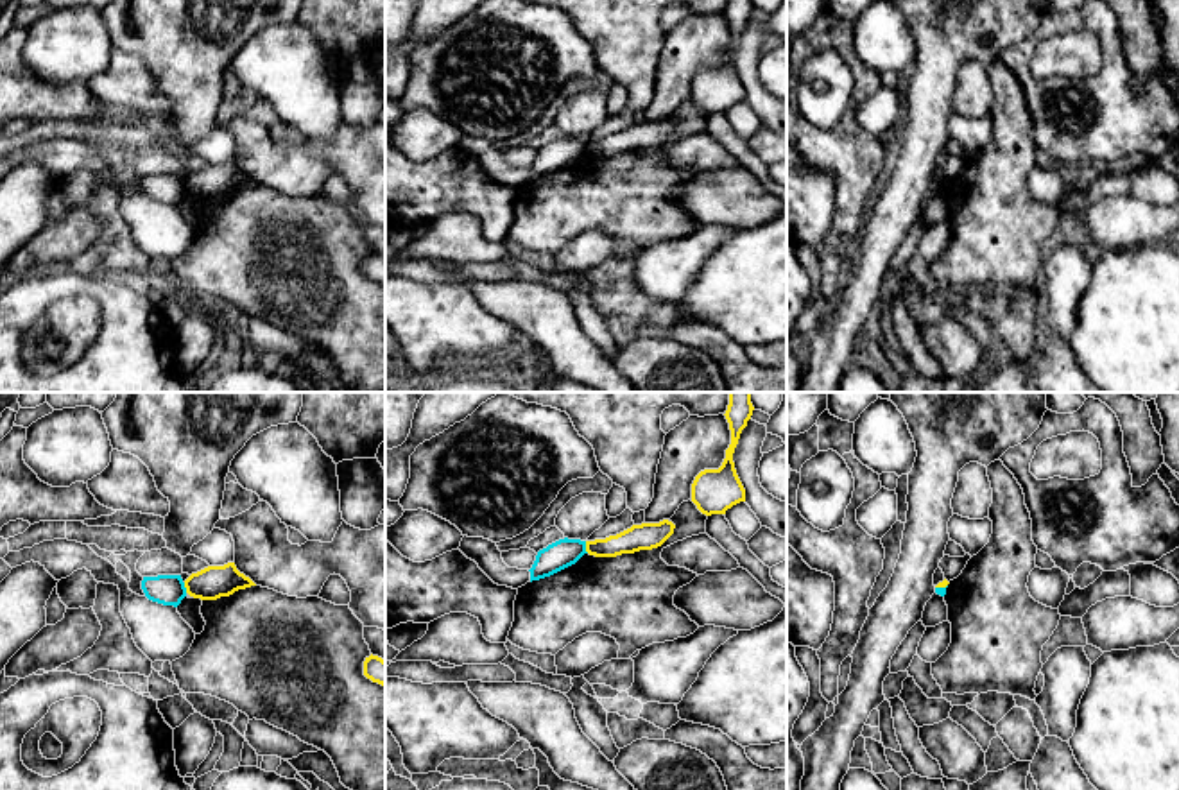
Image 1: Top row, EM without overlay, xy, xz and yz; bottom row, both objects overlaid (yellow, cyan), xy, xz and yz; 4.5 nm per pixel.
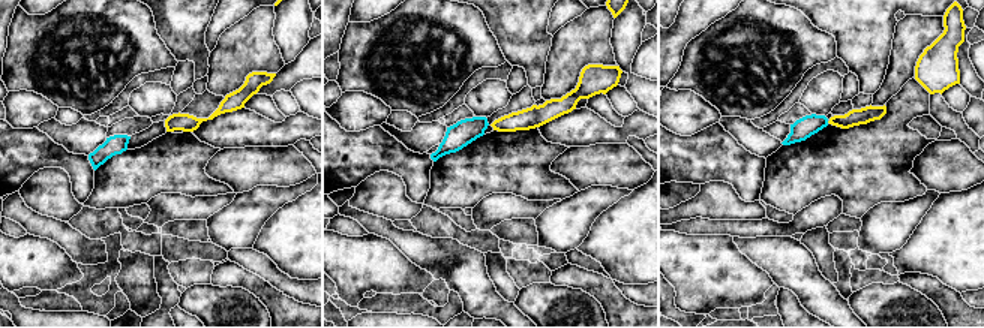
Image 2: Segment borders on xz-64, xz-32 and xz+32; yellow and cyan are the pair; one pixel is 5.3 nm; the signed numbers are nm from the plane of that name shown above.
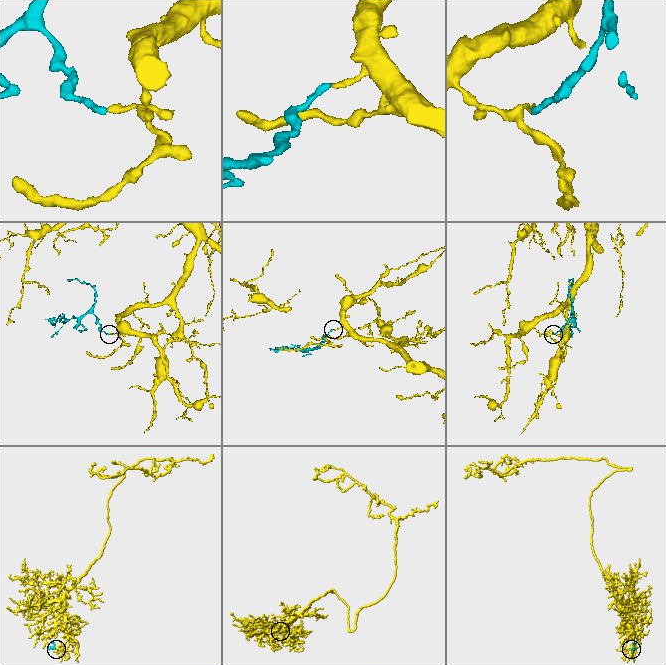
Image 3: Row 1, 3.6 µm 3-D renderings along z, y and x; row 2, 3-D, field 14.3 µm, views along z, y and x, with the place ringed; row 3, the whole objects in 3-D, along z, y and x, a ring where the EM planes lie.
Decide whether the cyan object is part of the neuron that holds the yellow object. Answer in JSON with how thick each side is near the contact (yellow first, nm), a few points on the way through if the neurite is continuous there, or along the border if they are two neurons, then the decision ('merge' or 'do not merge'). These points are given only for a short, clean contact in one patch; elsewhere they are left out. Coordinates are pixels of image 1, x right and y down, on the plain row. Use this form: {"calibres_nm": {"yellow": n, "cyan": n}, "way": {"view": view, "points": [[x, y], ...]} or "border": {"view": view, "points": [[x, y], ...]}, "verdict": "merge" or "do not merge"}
{"calibres_nm": {"yellow": 120, "cyan": 130}, "border": {"view": "xz", "points": [[585, 140], [588, 151]]}, "verdict": "do not merge"}

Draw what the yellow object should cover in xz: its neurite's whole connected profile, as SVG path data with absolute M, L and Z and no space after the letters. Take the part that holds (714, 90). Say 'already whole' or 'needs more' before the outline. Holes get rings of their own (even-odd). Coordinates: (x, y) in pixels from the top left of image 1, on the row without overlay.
already whole; M729 0L724 13L731 29L726 57L719 68L701 70L692 82L692 100L706 115L726 113L733 104L745 100L745 88L736 73L733 52L753 9L751 0Z

